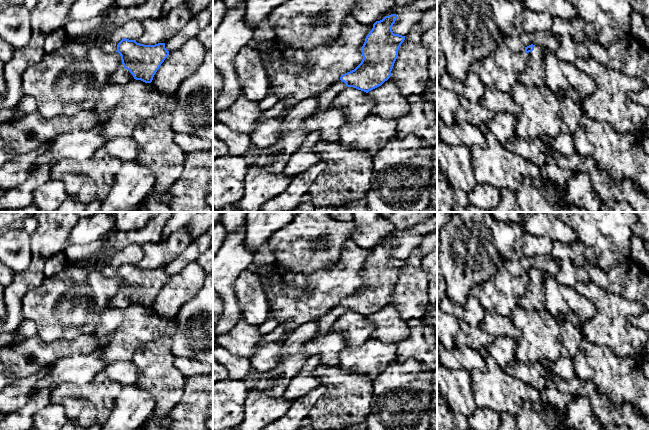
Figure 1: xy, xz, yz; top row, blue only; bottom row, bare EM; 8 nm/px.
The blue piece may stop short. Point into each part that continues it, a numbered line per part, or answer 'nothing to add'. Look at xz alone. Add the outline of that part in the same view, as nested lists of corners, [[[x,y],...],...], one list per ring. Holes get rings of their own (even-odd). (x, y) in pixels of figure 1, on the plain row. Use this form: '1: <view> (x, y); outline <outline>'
1: xz (325, 322); outline [[[339,303],[330,309],[324,316],[320,317],[318,319],[318,330],[315,333],[313,339],[328,334],[333,323],[336,322],[337,319],[345,312],[347,312],[346,308]]]

